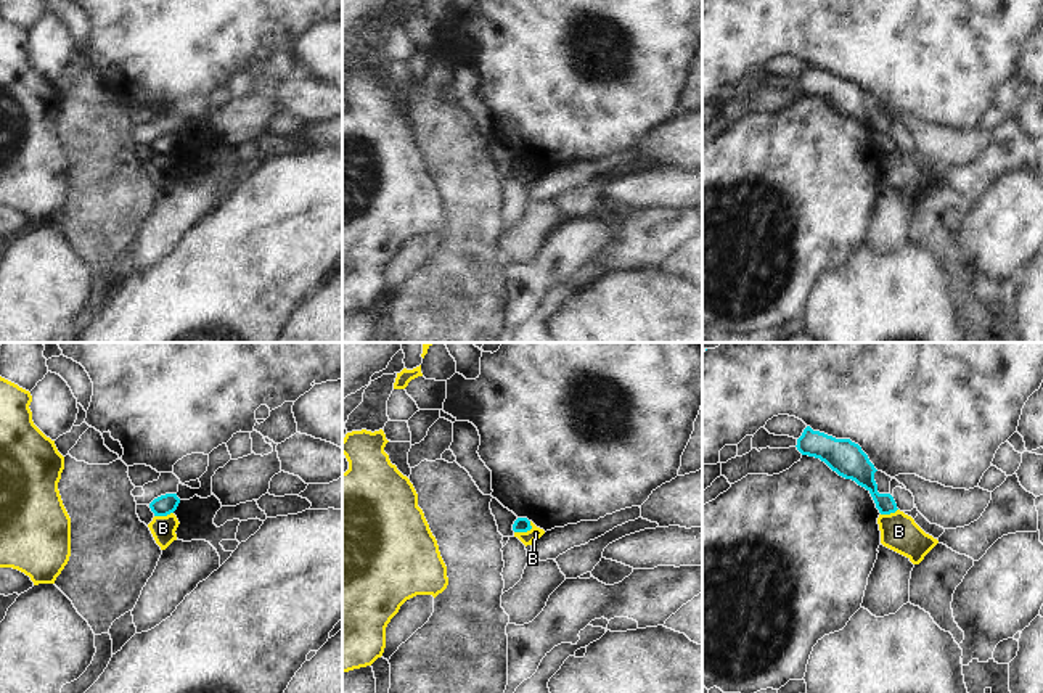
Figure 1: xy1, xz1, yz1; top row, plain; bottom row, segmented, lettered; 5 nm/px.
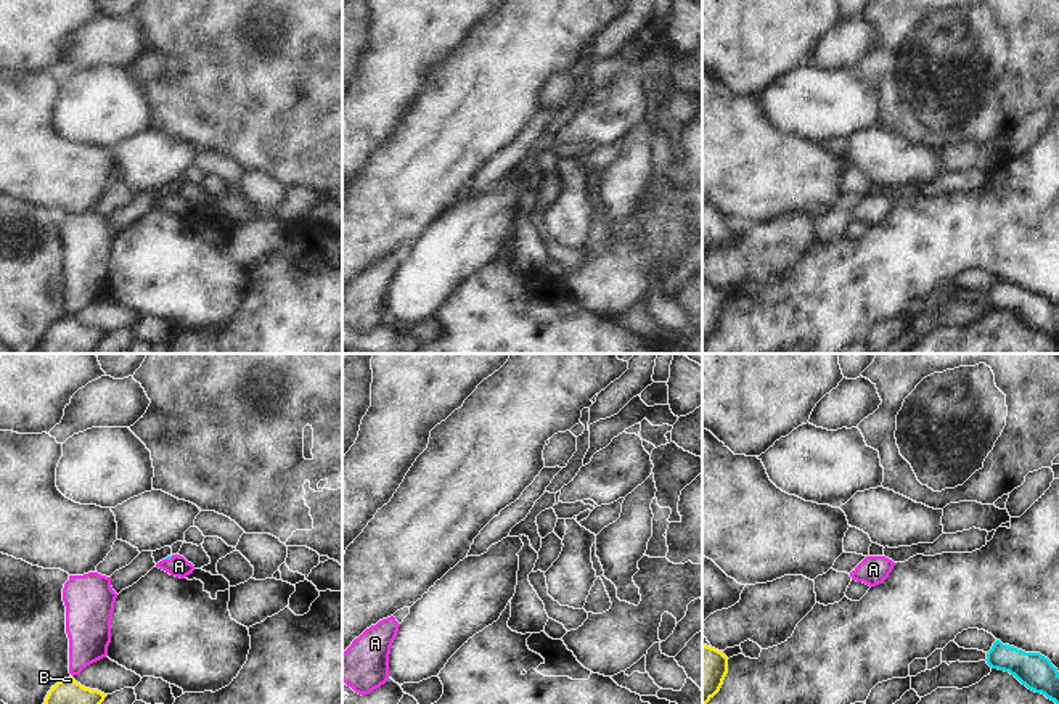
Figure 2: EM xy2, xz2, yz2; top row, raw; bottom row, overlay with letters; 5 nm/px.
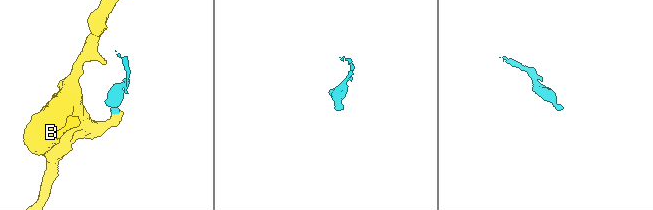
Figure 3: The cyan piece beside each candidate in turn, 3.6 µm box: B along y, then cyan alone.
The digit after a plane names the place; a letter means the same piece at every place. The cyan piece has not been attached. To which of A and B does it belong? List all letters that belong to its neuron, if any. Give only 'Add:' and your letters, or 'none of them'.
Add: A

